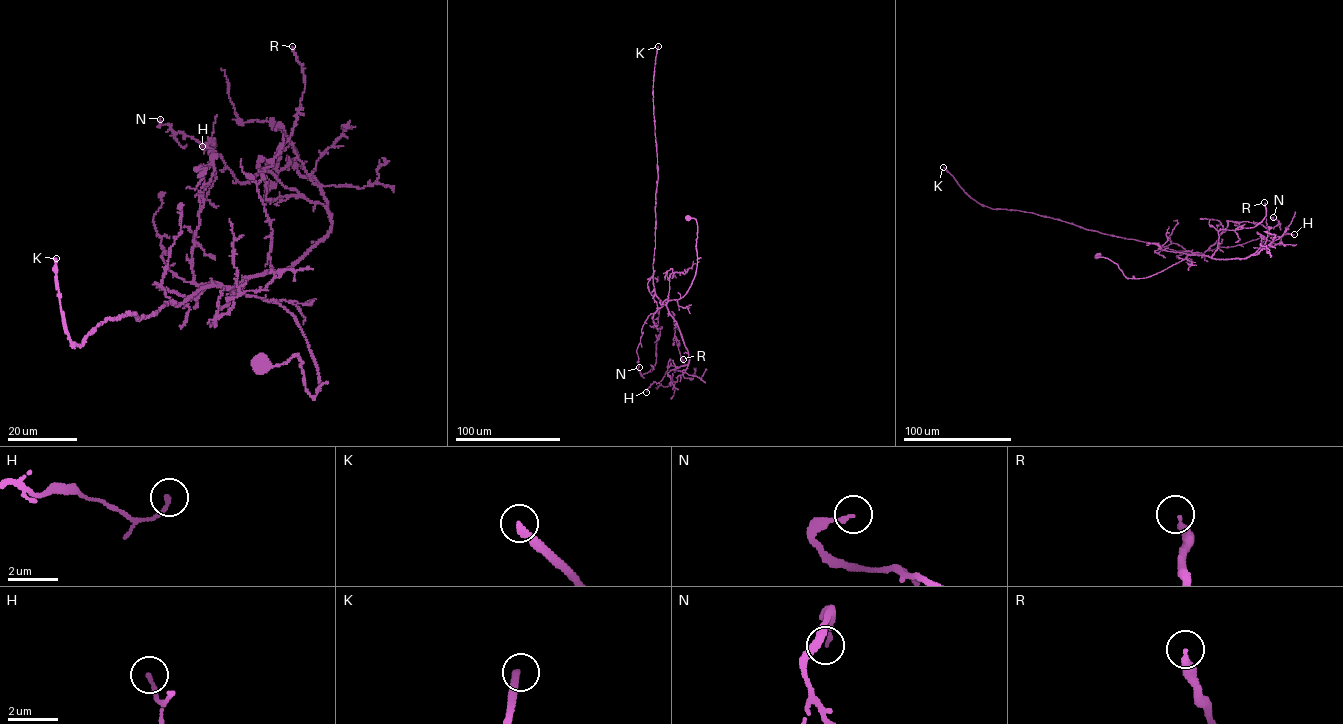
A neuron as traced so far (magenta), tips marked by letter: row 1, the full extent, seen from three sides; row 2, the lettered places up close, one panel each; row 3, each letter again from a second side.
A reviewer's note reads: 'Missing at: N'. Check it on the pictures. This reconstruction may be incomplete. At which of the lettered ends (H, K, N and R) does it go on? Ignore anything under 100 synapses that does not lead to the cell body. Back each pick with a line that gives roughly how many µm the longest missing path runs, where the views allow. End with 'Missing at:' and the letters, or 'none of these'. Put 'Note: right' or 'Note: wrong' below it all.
K: Missing length about 170 µm
Missing at: K
Note: wrong

